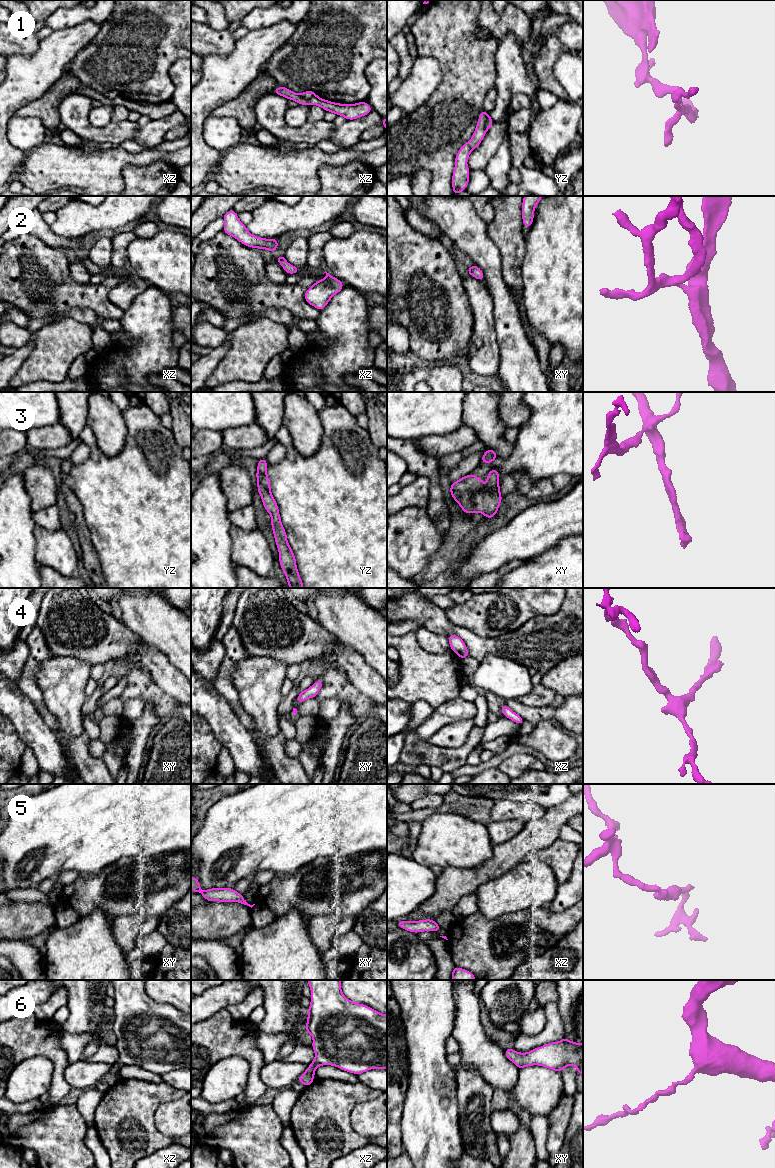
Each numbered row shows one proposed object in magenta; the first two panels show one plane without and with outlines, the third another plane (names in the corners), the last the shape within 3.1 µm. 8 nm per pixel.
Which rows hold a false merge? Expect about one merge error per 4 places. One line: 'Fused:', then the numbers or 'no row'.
Fused: 1

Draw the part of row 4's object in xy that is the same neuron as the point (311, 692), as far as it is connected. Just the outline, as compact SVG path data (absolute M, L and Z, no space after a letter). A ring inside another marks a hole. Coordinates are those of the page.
M317 679L316 682L311 687L299 693L298 697L295 700L296 703L299 704L305 701L306 699L316 697L322 686L323 682L321 681L321 679Z

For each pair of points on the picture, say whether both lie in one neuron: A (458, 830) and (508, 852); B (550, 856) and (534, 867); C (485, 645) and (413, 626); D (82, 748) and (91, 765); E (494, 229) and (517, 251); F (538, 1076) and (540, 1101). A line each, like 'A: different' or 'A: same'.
A: different
B: different
C: different
D: same
E: same
F: same

